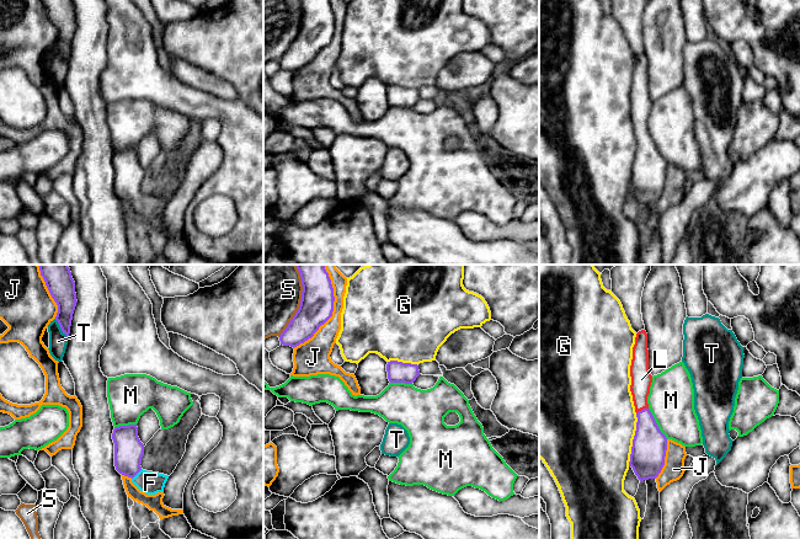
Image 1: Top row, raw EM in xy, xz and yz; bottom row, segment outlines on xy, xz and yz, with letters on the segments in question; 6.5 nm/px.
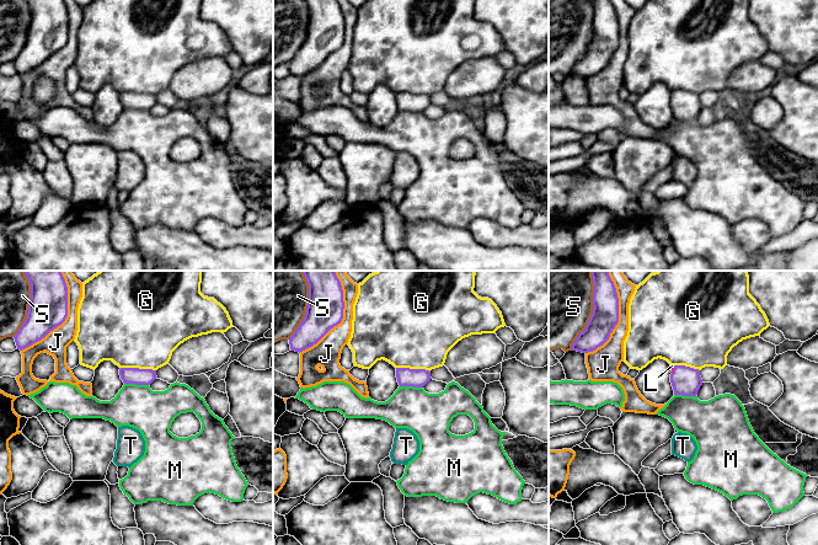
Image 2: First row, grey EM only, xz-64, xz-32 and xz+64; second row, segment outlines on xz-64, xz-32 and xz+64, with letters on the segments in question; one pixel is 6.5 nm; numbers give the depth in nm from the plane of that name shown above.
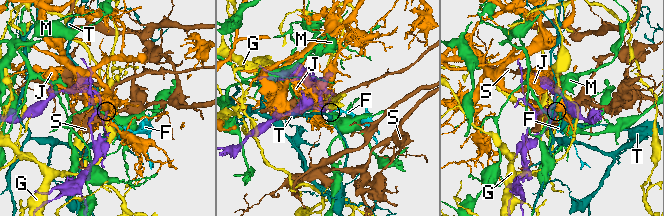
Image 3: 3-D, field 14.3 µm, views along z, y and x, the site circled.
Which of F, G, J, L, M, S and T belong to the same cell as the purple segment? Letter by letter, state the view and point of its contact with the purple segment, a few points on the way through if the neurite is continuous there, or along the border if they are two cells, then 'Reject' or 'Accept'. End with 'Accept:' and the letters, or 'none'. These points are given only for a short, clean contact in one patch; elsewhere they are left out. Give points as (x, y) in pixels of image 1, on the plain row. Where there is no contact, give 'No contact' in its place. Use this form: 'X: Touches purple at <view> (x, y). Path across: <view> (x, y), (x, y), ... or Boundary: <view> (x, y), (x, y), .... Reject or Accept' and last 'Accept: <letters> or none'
F: Touches purple at xy (137, 197). Path across: xy (128, 174), (128, 188), (137, 197), (145, 206), (150, 207). Accept
G: Touches purple at yz (633, 164). Reject
J: Touches purple at xz (331, 39). Reject
L: Touches purple at yz (641, 134). Accept
M: Touches purple at yz (656, 148). Boundary: yz (649, 132), (659, 154), (667, 163). Reject
S: Touches purple at xz (299, 31). Reject
T: Touches purple at xy (60, 52). Reject
Accept: F, L

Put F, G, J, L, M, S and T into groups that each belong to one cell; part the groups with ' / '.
F L / G / J / M / S / T

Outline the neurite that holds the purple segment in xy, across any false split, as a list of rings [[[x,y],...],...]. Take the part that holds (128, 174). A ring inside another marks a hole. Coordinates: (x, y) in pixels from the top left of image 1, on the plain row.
[[[137,149],[114,151],[112,158],[114,167],[116,194],[132,203],[132,207],[146,219],[164,217],[167,199],[143,194],[142,182],[144,169],[138,161]]]

